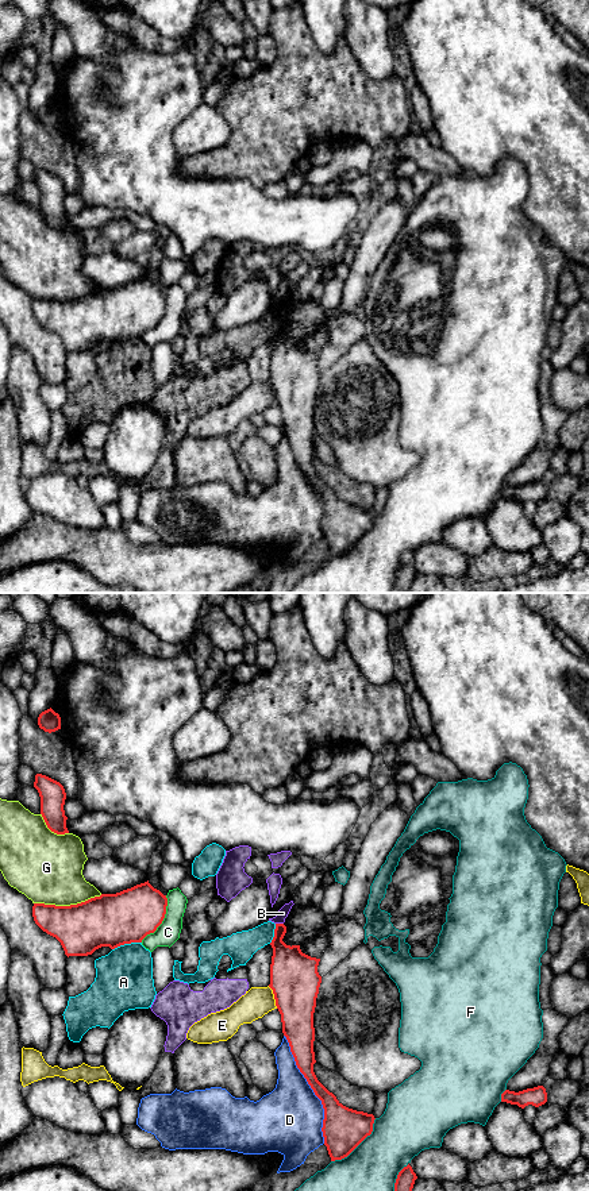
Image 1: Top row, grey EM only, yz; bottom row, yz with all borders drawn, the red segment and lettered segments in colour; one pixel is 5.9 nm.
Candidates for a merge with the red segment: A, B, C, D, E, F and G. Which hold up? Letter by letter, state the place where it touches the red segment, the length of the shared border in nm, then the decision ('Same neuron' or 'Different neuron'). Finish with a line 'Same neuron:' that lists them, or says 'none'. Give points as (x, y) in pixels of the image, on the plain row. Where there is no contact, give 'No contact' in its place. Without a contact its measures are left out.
A: Touches red at yz (126, 338). Shared border 180 nm. Different neuron
B: Touches red at yz (280, 319). Shared border 50 nm. Different neuron
C: Touches red at yz (162, 315). Shared border 320 nm. Different neuron
D: Touches red at yz (311, 482). Shared border 700 nm. Different neuron
E: Touches red at yz (274, 392). Shared border 150 nm. Different neuron
F: Touches red at yz (358, 539). Shared border 380 nm. Different neuron
G: Touches red at yz (68, 301). Shared border 420 nm. Different neuron
Same neuron: none

